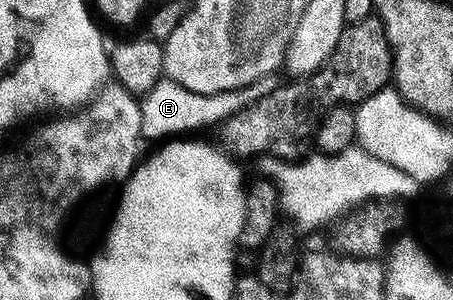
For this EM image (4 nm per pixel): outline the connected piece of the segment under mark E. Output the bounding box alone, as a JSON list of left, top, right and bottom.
[140,78,263,142]

